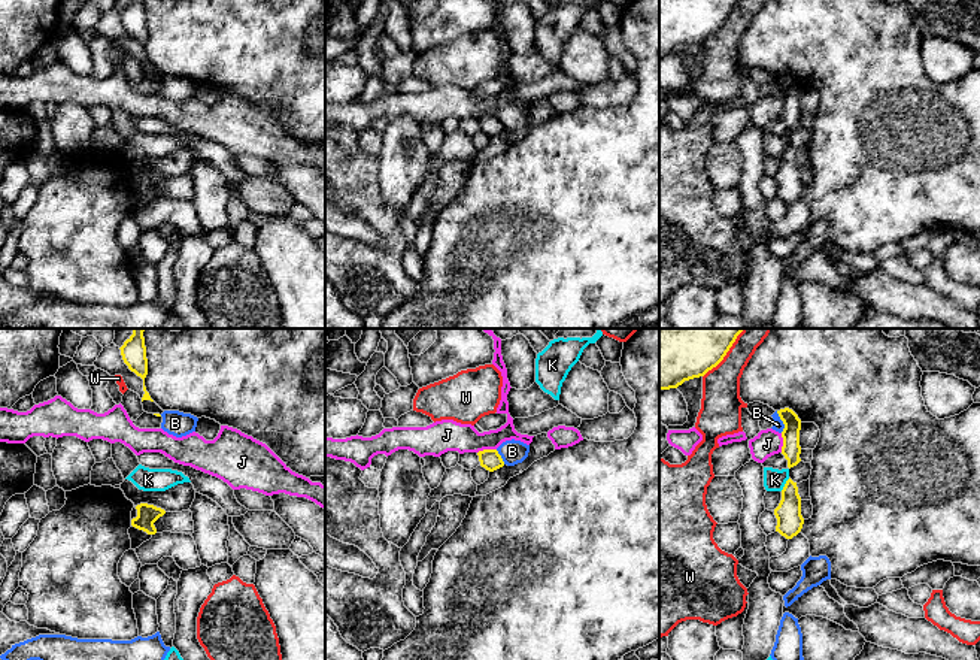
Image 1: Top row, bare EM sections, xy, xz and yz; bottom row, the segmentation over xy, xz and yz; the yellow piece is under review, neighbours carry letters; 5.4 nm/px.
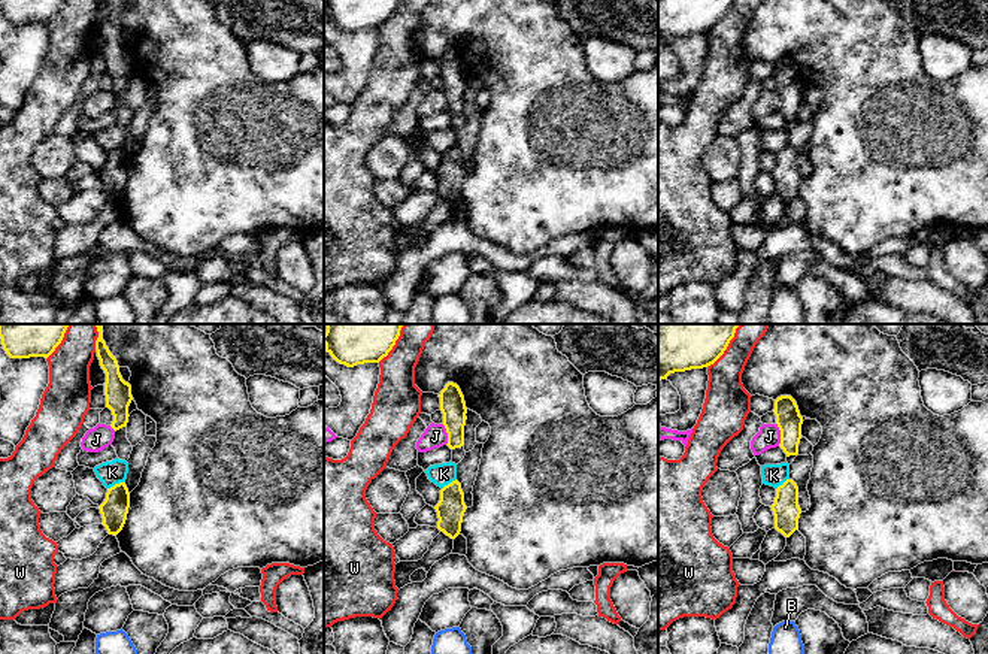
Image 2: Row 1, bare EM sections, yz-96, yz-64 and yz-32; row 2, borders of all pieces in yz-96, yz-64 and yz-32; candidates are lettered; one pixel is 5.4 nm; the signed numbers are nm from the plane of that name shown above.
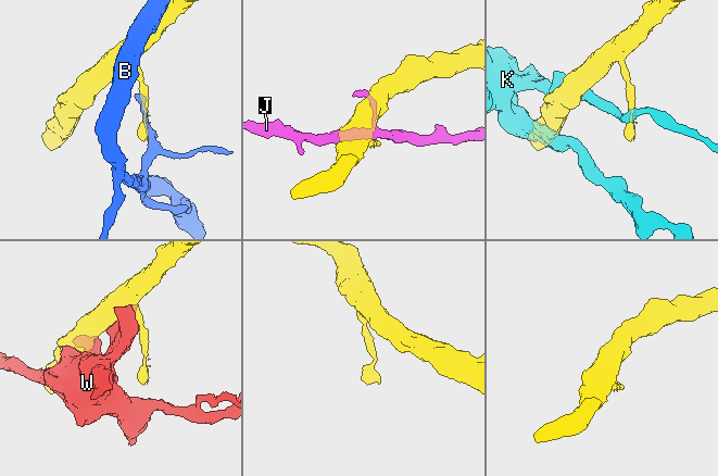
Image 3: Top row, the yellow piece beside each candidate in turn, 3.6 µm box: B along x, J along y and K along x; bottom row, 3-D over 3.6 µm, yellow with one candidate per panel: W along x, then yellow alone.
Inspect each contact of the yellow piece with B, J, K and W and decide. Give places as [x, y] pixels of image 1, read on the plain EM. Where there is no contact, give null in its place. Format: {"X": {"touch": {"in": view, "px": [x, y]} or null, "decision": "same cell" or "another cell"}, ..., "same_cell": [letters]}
{"B": {"touch": {"in": "yz", "px": [782, 85]}, "decision": "another cell"}, "J": {"touch": {"in": "xz", "px": [487, 115]}, "decision": "another cell"}, "K": {"touch": {"in": "yz", "px": [785, 150]}, "decision": "another cell"}, "W": {"touch": {"in": "yz", "px": [724, 21]}, "decision": "another cell"}, "same_cell": []}

